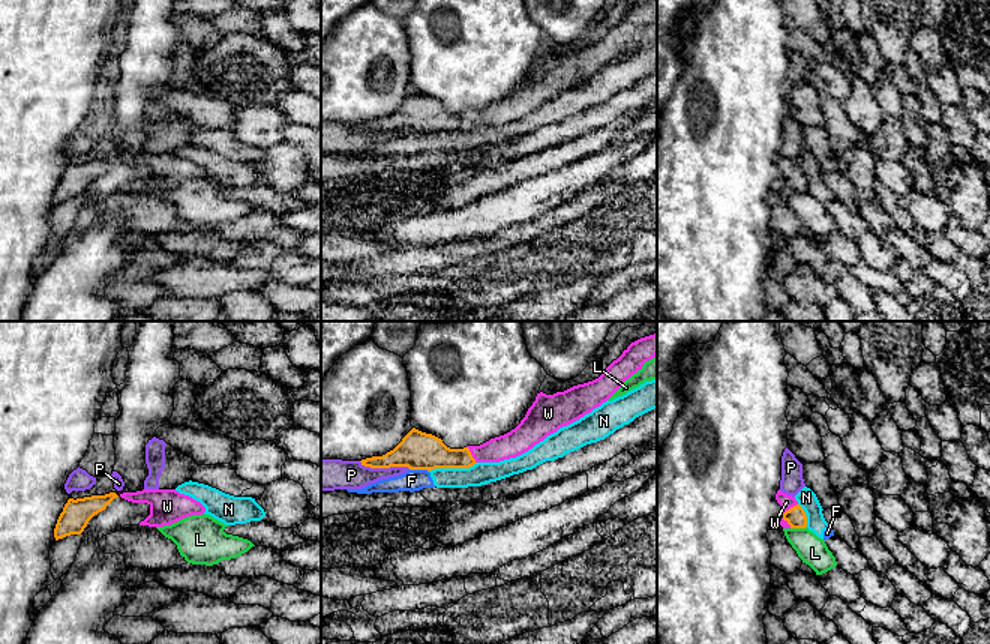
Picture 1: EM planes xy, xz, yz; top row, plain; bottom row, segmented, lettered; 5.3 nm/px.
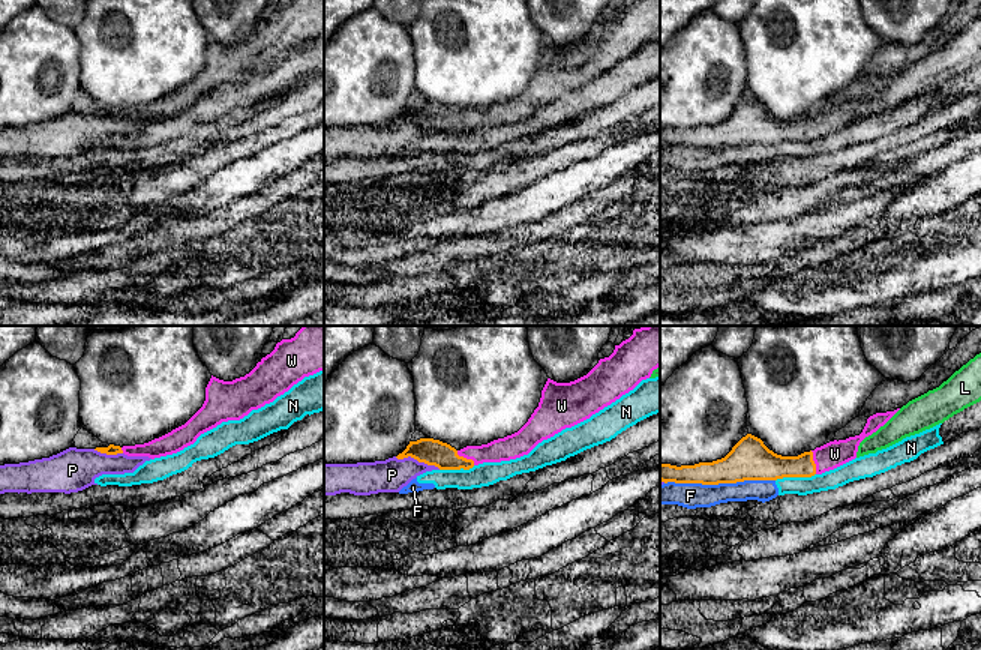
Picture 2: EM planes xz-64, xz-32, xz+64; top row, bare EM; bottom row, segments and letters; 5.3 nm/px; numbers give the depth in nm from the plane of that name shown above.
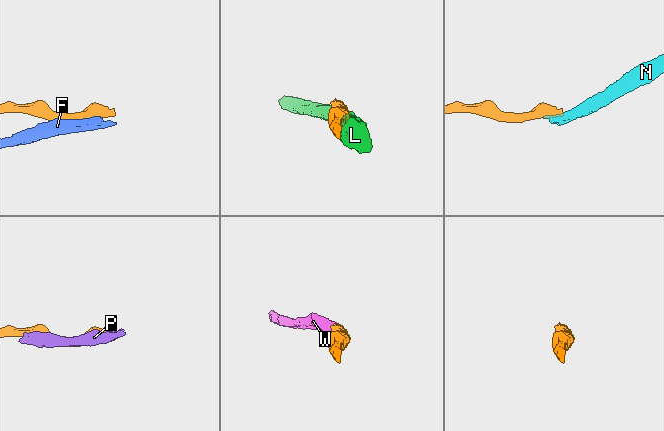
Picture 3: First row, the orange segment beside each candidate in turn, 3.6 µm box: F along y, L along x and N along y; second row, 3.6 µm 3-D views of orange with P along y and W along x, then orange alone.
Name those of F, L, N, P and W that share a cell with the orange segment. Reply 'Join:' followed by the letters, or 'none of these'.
Join: W

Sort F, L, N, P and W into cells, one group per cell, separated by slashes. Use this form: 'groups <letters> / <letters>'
groups F N / L / P / W

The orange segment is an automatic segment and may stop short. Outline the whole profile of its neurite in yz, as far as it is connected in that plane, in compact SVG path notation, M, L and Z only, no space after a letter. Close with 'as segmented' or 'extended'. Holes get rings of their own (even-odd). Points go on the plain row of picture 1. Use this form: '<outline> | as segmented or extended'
M780 153L776 158L777 167L782 170L783 182L778 189L783 192L806 192L807 179L804 173L798 168L795 161L782 156Z | extended

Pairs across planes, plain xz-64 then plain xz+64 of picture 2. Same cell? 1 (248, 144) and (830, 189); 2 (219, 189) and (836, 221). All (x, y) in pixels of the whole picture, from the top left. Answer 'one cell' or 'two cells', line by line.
1: one cell
2: one cell

